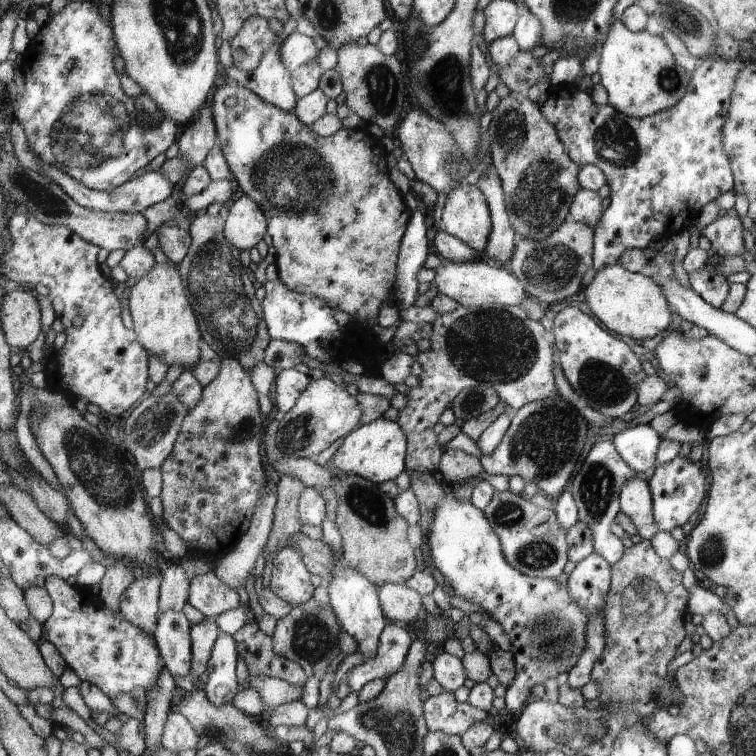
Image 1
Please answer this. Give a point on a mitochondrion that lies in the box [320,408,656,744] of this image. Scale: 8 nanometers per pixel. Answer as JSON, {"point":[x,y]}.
{"point":[596,488]}

